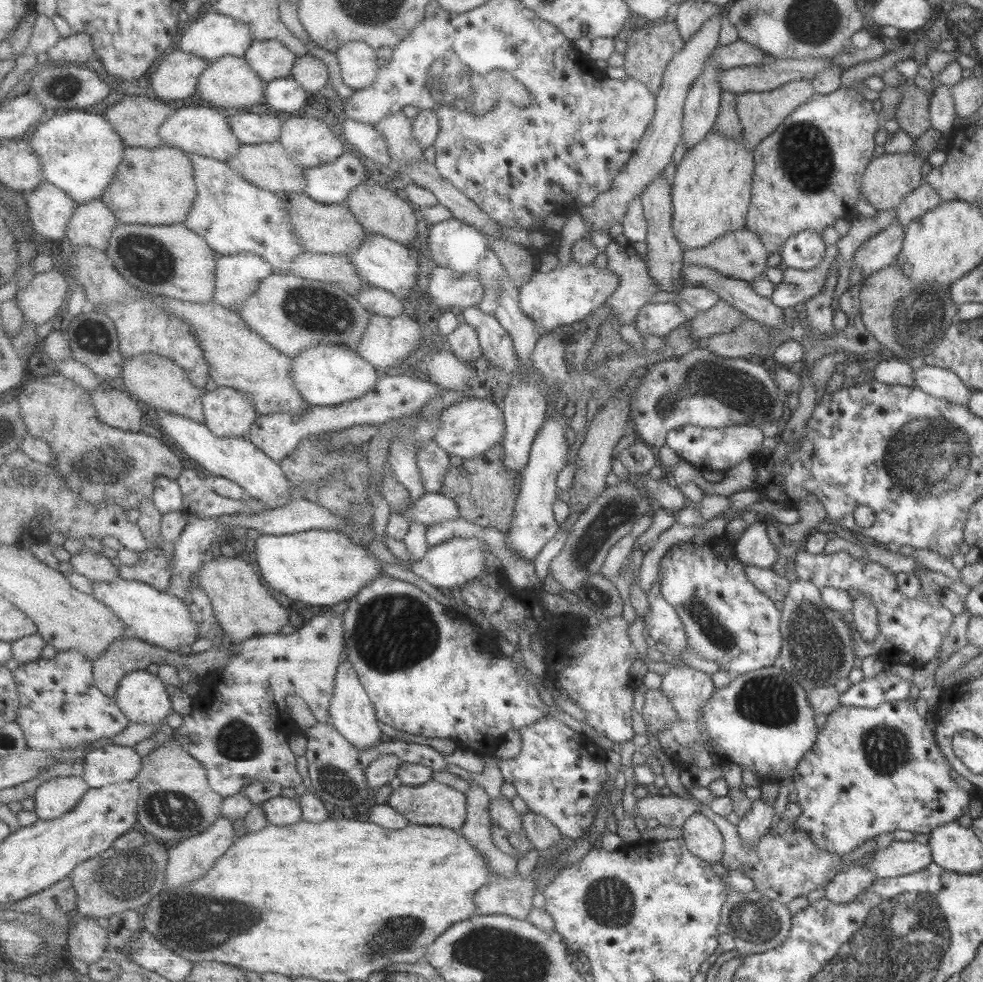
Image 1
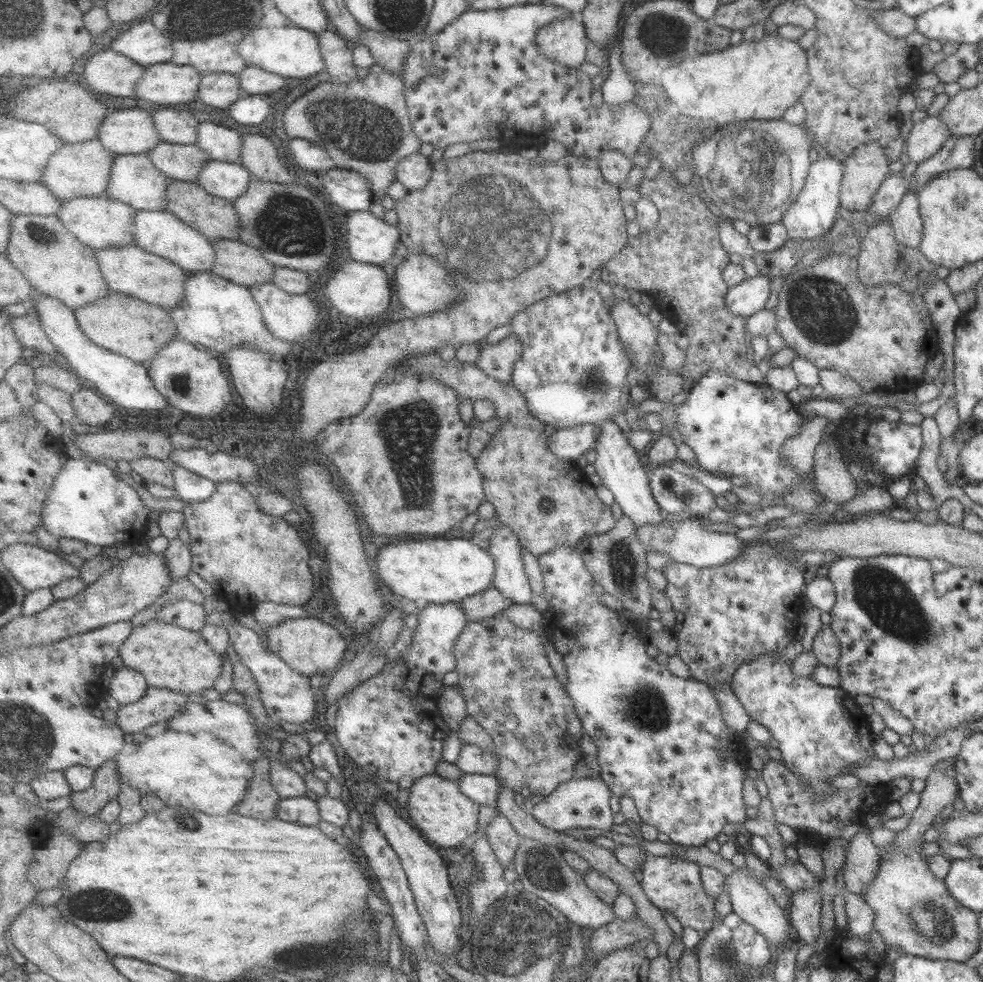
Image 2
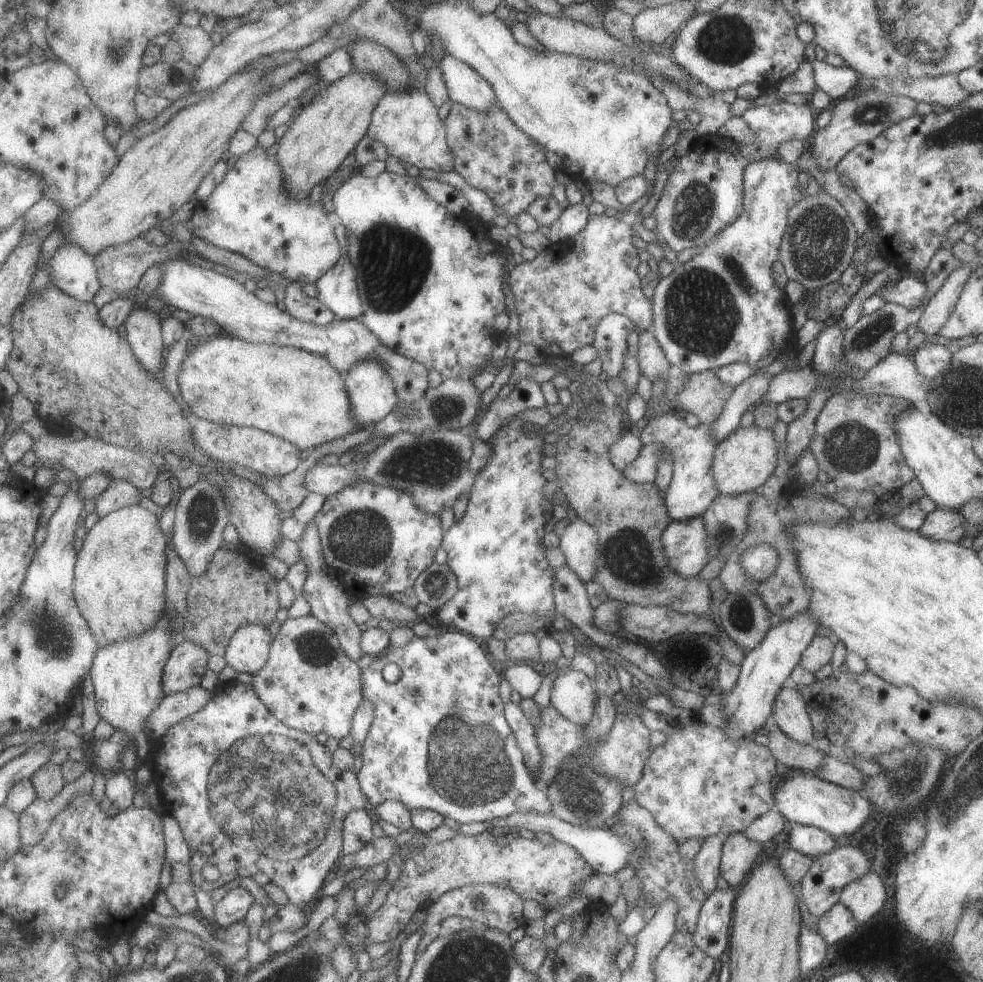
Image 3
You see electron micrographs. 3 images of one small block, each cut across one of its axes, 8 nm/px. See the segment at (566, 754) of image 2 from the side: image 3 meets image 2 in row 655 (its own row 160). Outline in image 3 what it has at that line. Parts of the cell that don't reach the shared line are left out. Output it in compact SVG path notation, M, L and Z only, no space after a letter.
M454 103L446 122L449 144L457 156L457 172L486 192L512 219L518 220L538 198L553 196L558 178L553 164L548 162L546 148L522 130L500 104L491 112L481 112Z

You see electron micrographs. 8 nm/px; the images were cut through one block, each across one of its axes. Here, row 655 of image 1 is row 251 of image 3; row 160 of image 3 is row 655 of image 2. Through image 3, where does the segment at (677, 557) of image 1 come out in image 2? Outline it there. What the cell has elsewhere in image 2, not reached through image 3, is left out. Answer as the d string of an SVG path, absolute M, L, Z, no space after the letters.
M772 651L770 654L762 654L758 658L752 658L742 667L738 667L731 687L744 705L750 719L766 727L773 738L779 742L783 761L813 794L815 801L823 801L838 790L832 789L830 783L825 783L825 778L838 774L851 774L849 768L852 765L861 765L862 761L876 757L873 749L873 732L867 720L868 717L863 714L860 705L853 697L841 686L822 686L812 677L795 675L792 664L784 652L776 654Z

